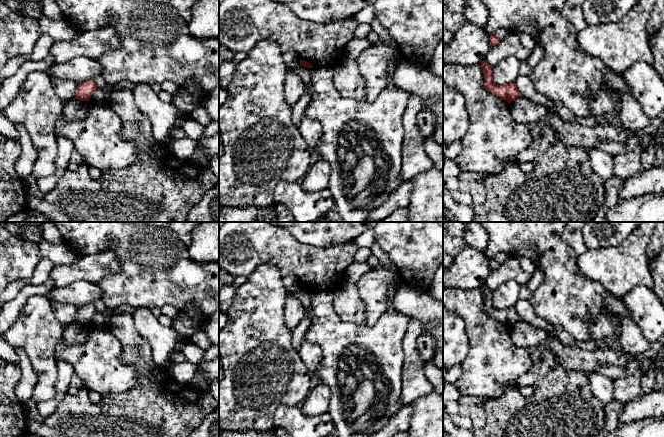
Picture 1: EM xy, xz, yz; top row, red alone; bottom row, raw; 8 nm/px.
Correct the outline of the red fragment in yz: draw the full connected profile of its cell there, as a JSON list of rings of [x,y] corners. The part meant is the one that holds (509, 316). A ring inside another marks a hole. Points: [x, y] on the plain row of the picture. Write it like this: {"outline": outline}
{"outline": [[[484,283],[481,286],[481,289],[484,294],[484,309],[488,315],[504,323],[506,326],[511,327],[518,321],[520,317],[516,311],[516,308],[505,308],[505,309],[496,309],[492,303],[492,292],[487,285]]]}

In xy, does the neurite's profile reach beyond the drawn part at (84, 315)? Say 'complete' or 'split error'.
complete

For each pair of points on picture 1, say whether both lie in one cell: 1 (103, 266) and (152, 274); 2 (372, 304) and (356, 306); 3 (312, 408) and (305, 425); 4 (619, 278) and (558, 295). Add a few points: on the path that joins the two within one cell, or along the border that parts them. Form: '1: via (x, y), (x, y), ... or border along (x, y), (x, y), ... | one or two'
1: border along (111, 250), (118, 260), (119, 269), (99, 280) | two
2: border along (355, 284), (358, 295), (365, 305), (365, 324) | two
3: border along (300, 405), (303, 412), (309, 416), (327, 411) | two
4: border along (581, 270), (588, 277), (598, 281), (607, 291) | two

